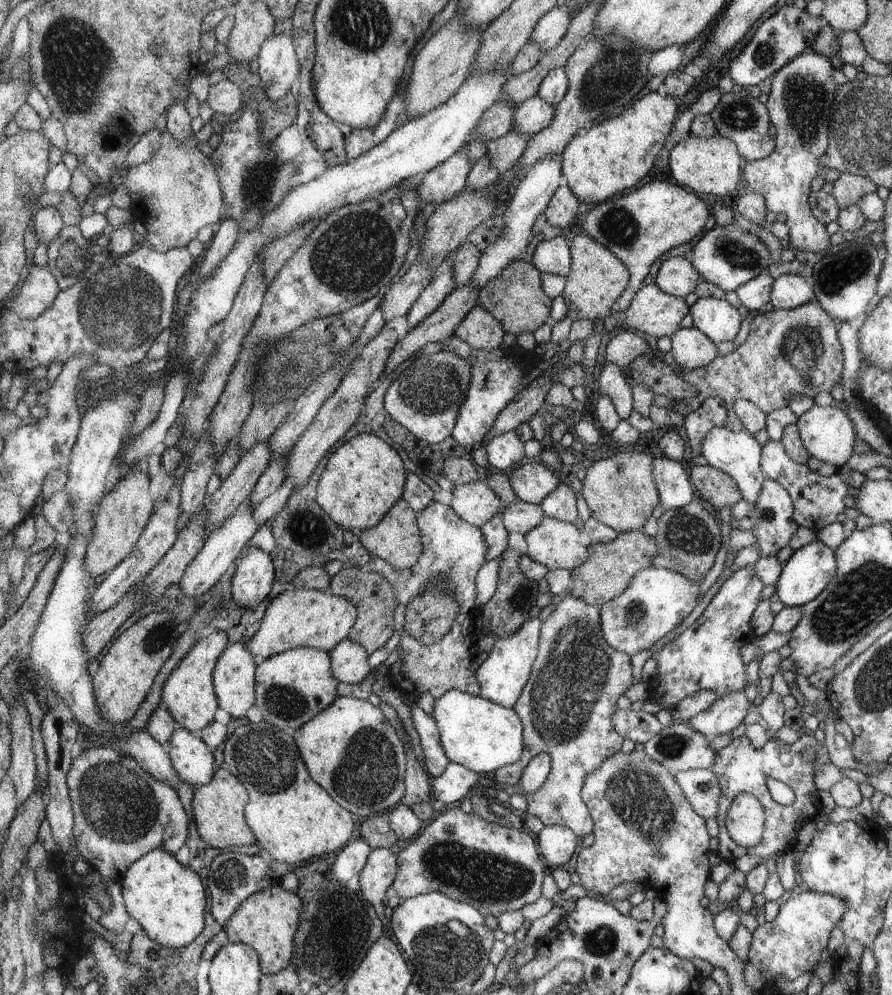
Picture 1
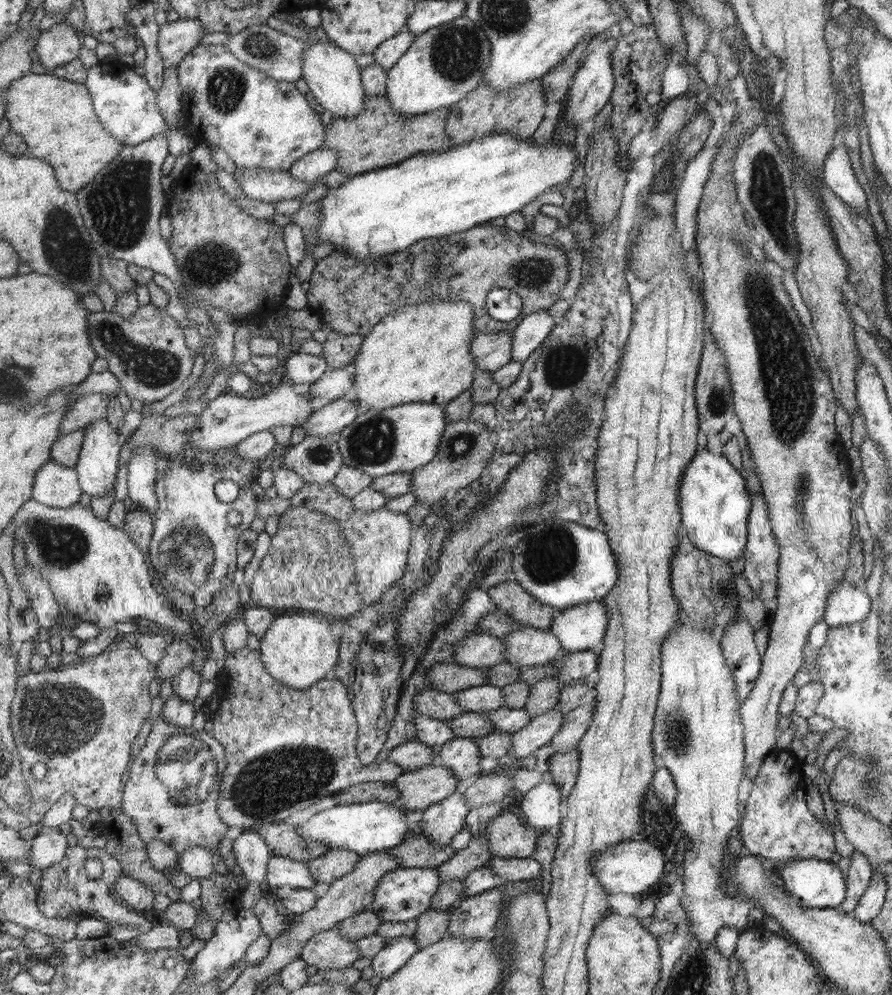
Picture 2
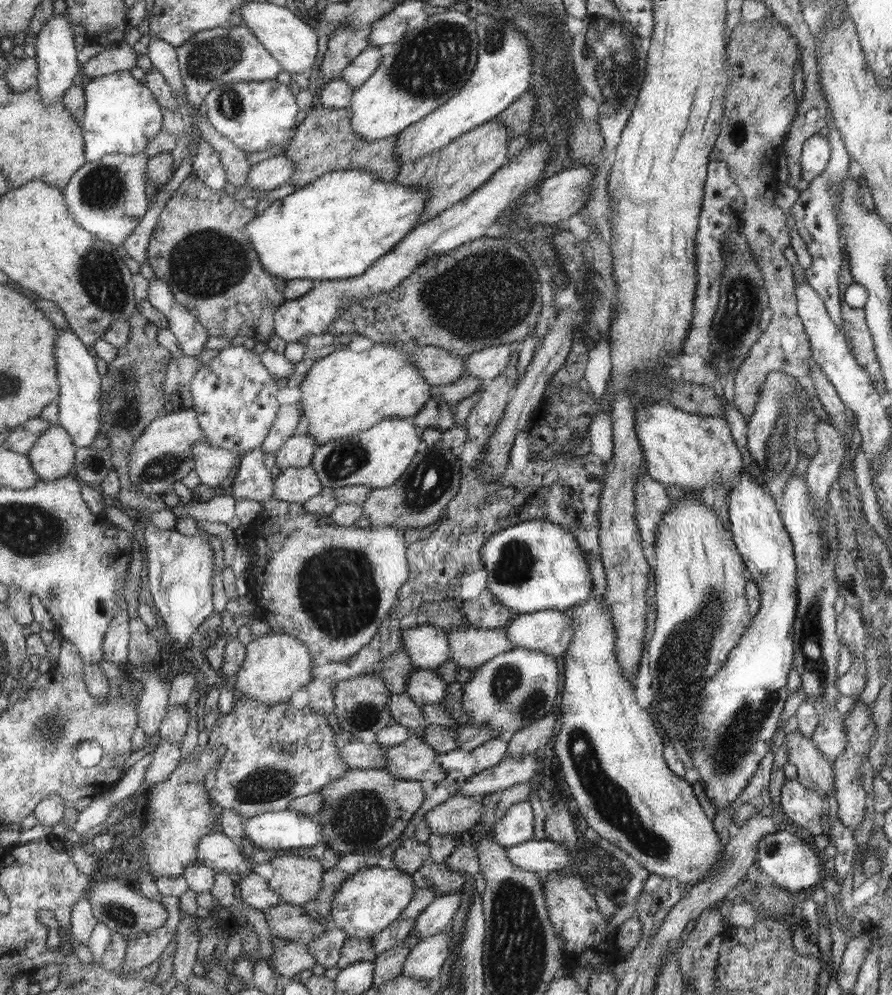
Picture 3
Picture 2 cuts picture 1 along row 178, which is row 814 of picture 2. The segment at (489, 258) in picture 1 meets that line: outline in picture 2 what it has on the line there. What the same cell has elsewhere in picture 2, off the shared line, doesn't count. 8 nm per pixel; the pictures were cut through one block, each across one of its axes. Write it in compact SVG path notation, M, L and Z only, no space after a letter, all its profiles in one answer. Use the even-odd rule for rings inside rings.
M540 782L520 803L520 816L528 826L544 831L560 822L562 791L552 782Z

